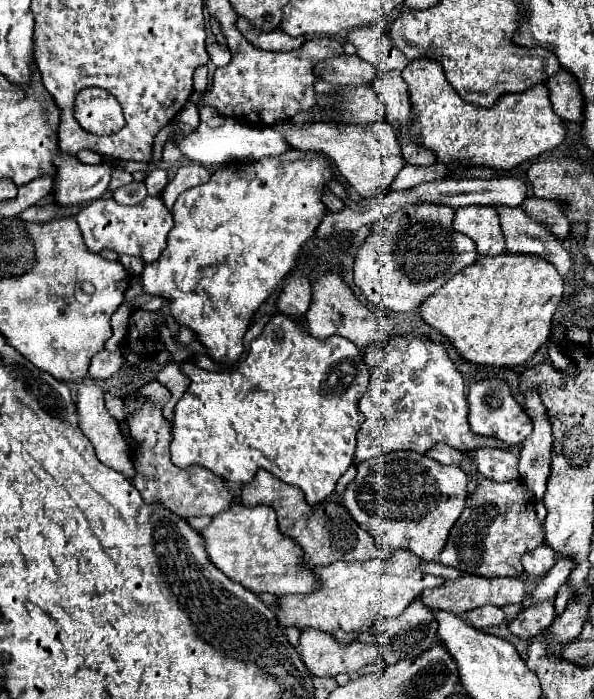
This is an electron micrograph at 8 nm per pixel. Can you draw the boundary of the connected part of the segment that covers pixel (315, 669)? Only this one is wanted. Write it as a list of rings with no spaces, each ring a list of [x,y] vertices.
[[[314,628],[302,630],[298,652],[314,676],[336,676],[340,672],[352,674],[380,656],[374,644],[364,644],[360,640],[342,644],[336,642],[332,634]]]

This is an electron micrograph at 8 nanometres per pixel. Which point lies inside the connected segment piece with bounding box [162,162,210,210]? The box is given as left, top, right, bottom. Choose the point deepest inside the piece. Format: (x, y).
(191, 174)

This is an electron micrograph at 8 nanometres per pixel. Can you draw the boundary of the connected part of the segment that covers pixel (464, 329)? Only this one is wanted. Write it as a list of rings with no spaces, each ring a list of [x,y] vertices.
[[[502,252],[498,256],[478,256],[478,260],[466,270],[450,278],[440,290],[436,290],[426,302],[422,302],[420,316],[440,330],[458,348],[468,362],[488,366],[520,366],[532,354],[548,342],[554,312],[564,296],[564,280],[556,268],[542,256]]]

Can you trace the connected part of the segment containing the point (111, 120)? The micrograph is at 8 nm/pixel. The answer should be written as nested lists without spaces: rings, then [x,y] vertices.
[[[94,86],[76,94],[74,118],[92,134],[114,134],[124,126],[124,114],[118,100]]]

